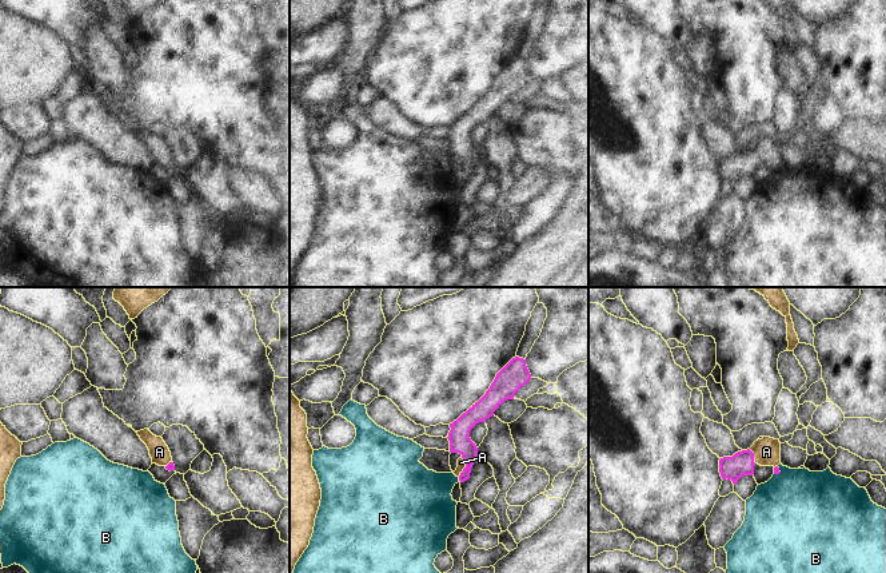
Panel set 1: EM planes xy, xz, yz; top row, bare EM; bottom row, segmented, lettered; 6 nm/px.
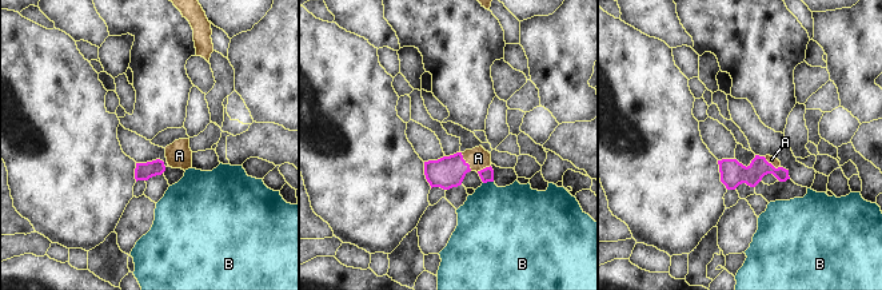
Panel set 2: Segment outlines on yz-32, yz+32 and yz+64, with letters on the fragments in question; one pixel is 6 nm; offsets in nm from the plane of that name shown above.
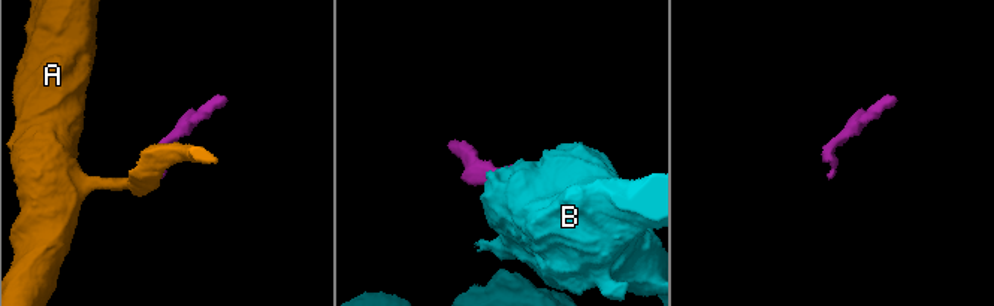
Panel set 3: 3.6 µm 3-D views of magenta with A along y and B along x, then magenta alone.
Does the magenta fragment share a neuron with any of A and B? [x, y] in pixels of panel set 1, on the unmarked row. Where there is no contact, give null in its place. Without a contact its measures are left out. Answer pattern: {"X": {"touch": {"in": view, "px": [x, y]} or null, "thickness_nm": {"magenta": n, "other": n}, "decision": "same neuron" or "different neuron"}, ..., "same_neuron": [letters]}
{"A": {"touch": {"in": "xz", "px": [466, 167]}, "thickness_nm": {"magenta": 130, "other": 50}, "decision": "same neuron"}, "B": {"touch": {"in": "xz", "px": [459, 180]}, "thickness_nm": {"magenta": 130, "other": 340}, "decision": "different neuron"}, "same_neuron": ["A"]}

